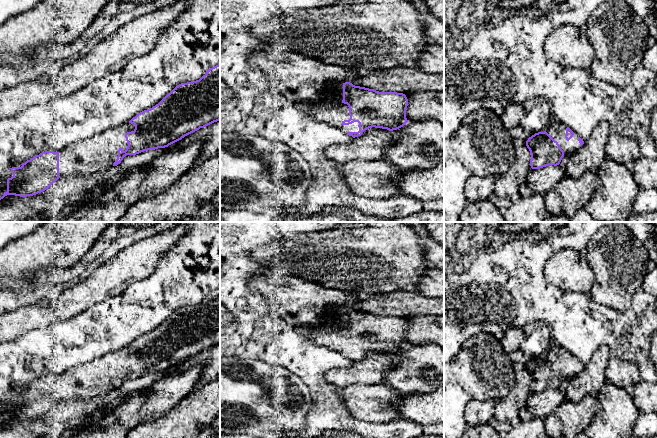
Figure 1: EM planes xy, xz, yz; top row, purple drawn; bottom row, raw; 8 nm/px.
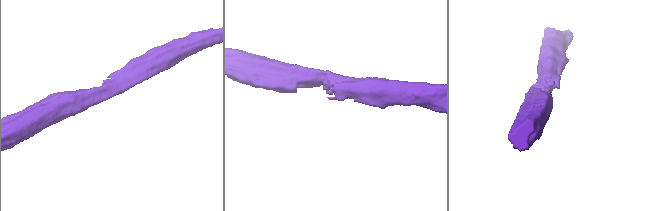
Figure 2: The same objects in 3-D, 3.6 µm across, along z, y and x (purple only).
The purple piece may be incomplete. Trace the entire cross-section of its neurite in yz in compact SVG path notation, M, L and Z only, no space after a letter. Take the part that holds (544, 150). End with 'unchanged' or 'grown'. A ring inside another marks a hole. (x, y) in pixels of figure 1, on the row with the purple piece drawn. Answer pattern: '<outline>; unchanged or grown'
M553 119L546 131L535 133L526 141L531 154L530 166L532 169L557 166L563 157L570 157L583 144L569 127Z; grown

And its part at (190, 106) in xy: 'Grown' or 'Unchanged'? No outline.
Grown

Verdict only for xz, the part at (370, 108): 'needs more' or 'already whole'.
needs more

